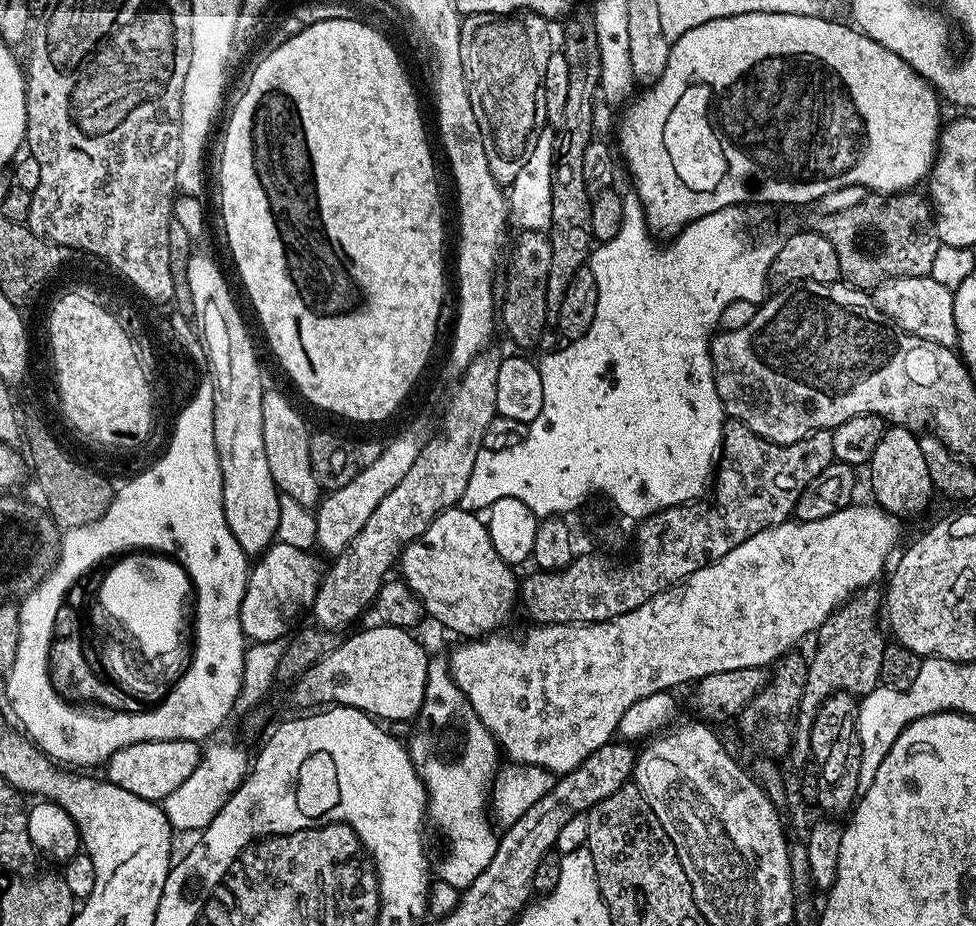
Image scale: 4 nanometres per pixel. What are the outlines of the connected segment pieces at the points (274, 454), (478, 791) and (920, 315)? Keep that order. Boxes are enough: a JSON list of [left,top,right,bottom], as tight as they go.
[[262,391,322,506],[406,659,502,889],[874,274,958,349]]

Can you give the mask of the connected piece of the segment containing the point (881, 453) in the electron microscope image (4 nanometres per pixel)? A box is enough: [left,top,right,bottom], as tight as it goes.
[870,426,934,512]

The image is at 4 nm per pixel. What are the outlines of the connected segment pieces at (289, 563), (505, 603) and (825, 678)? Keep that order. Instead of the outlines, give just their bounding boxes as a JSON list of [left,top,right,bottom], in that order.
[[240,542,322,642],[398,506,518,638],[790,586,886,766]]

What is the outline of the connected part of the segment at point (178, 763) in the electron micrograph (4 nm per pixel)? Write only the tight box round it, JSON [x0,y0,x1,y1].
[104,739,201,802]

